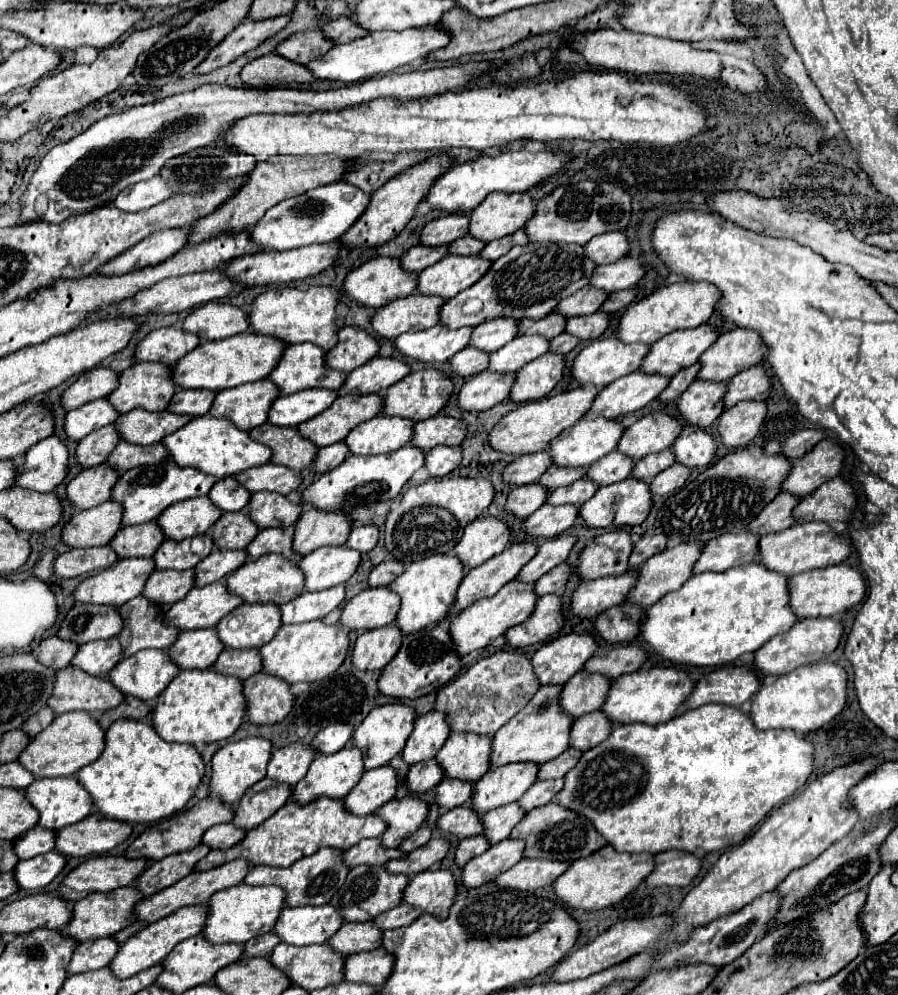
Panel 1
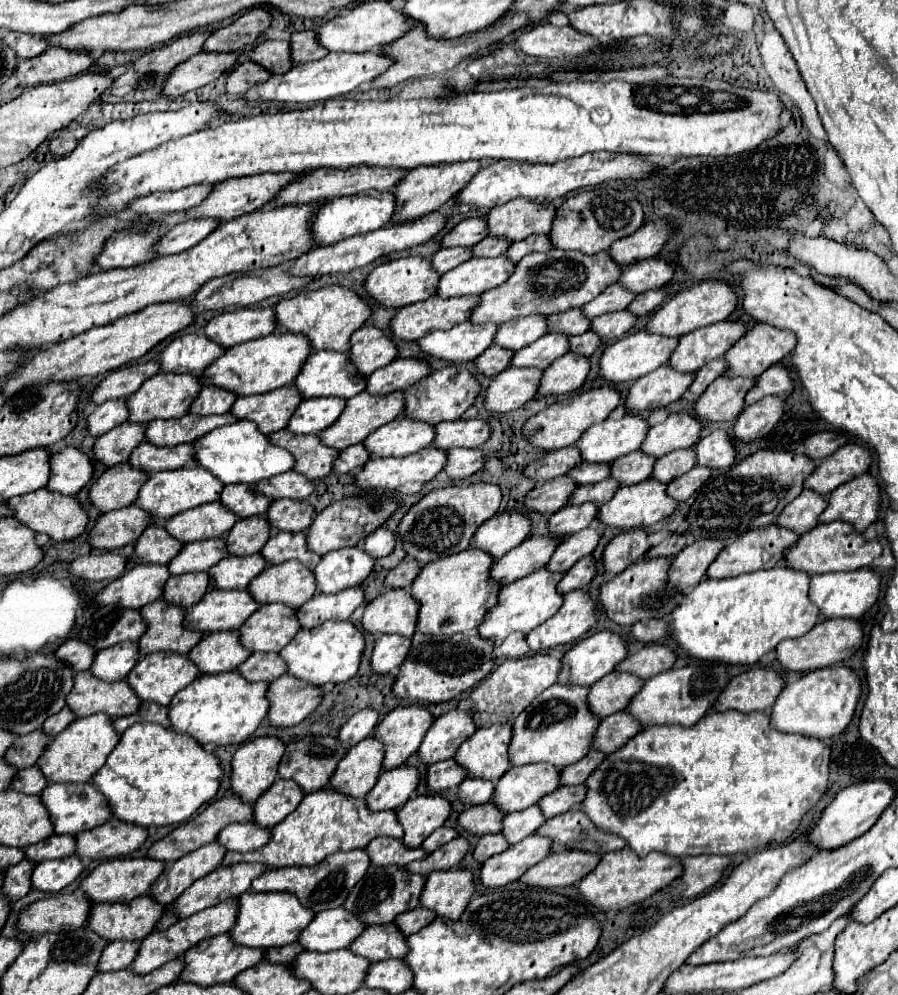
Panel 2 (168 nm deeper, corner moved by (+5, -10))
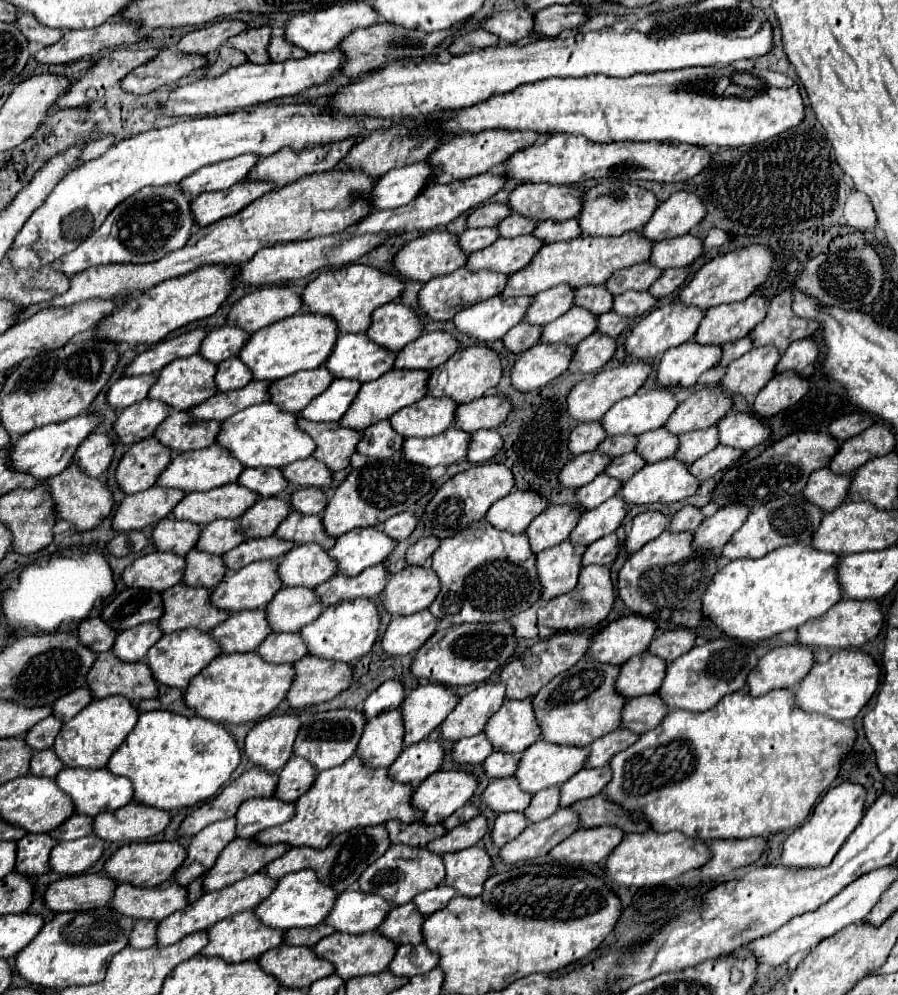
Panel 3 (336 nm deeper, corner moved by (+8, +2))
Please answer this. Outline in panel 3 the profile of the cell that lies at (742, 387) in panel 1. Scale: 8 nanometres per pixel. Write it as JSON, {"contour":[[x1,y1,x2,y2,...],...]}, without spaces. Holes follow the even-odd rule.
{"contour":[[810,338,796,340,782,354,782,360,778,364,778,372,796,370,802,378,808,378,814,372,818,358,820,358,820,350,818,350,818,344,814,340,810,340]]}

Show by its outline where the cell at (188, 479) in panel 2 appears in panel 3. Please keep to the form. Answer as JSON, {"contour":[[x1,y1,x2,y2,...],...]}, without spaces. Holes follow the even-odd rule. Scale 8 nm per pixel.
{"contour":[[212,444,202,450,176,454,174,460,168,464,168,468,160,474,156,484,164,486,164,488,178,488,184,492,196,492,196,490,204,492,204,490,224,486,228,482,236,482,242,470,244,470,244,466,238,460,232,460,230,452,224,452,224,448,220,448,220,444]]}

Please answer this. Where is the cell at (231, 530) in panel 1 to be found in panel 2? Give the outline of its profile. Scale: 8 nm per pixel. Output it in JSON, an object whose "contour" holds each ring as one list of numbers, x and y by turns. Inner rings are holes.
{"contour":[[251,516,237,520,235,526,225,536,227,552,235,556,257,554,267,540,269,540,269,522,265,516]]}

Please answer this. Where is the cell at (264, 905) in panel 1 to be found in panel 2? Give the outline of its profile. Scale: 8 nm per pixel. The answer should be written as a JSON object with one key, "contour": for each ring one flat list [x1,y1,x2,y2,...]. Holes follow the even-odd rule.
{"contour":[[245,892,239,896,237,902,239,902,239,912,233,928,229,930,229,936,235,940,235,944,241,944,241,946,281,948,285,944,295,942,297,934,313,918,313,912,303,908,299,900,289,892,267,892,267,894]]}

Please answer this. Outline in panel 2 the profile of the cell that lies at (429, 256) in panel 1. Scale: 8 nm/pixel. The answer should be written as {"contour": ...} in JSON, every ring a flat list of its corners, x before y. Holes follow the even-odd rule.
{"contour":[[441,248,431,258,431,266,435,268,437,274,443,274,453,270,461,262,467,262,469,258,471,258,471,248]]}

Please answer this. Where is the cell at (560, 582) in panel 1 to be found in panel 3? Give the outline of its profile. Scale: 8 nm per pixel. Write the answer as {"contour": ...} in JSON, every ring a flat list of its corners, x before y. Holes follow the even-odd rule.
{"contour":[[608,534,608,536,604,536,588,546,582,564,584,566,590,566,590,564,610,566,616,560,618,552,620,552,620,542,618,542,616,534]]}

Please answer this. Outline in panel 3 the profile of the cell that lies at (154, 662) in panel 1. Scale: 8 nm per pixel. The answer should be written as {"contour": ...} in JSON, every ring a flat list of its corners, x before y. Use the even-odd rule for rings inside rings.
{"contour":[[186,628,186,630,162,636,162,640,154,644,154,648,150,648,148,664,158,684,184,690,190,684,190,680,198,676,220,654,222,654,222,648,218,648,218,642,210,634,200,632,198,628]]}

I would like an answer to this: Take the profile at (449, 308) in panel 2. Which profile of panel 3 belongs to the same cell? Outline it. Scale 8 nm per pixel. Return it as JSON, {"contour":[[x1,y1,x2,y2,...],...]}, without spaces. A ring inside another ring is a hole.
{"contour":[[460,268,452,274,444,274,444,276,438,276,438,278,432,278,430,282,426,282,424,288,420,290,420,296,418,296,420,308,432,320,452,320,452,316,456,316,456,312,462,312,464,308,470,308,474,304,480,304,480,302,500,294,504,290,506,280,508,280,506,274,498,274,492,270,472,272,468,268]]}

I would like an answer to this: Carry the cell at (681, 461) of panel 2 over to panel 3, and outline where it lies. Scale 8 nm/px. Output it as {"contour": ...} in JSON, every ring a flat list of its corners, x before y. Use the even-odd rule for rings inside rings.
{"contour":[[704,428,704,430,694,430,694,432,686,432,680,436,680,448,676,452,676,458,692,464,698,458,702,458,704,454,708,454,710,450,714,450,718,446,718,428]]}

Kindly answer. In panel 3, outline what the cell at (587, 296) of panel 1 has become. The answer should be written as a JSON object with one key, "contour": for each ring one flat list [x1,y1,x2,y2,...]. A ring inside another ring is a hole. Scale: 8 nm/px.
{"contour":[[642,262,642,264,614,272,612,278,606,282,606,286,616,296,626,290,648,290,660,276,662,276,660,268,648,262]]}

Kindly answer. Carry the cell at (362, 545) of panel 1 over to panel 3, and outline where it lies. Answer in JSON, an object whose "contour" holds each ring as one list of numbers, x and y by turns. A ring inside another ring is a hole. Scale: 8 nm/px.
{"contour":[[414,512,396,514,396,516,392,516,390,520,386,520,386,522,382,524,384,532,386,532,390,538,394,538,394,540,404,540,404,538,408,538,408,536,414,532,416,526,418,526,418,516,416,516]]}

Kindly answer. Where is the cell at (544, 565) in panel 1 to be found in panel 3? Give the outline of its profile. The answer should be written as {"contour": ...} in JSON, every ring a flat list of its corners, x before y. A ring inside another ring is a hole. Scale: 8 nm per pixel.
{"contour":[[614,496,614,498,606,500,598,508,582,514,580,524,570,534,570,540,576,544,592,544,598,538,616,532,616,528,626,518,628,510,630,508,622,500,622,496]]}

